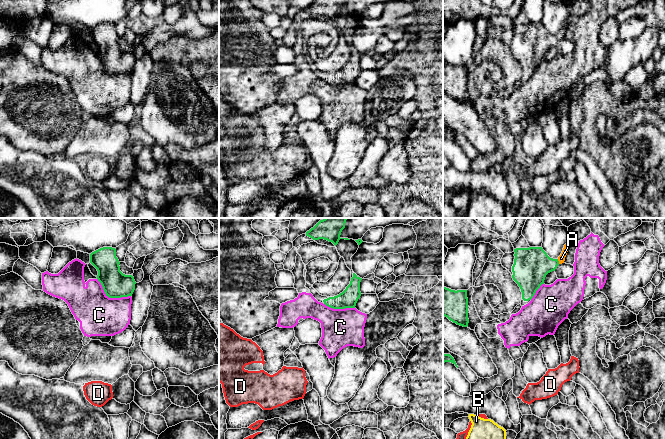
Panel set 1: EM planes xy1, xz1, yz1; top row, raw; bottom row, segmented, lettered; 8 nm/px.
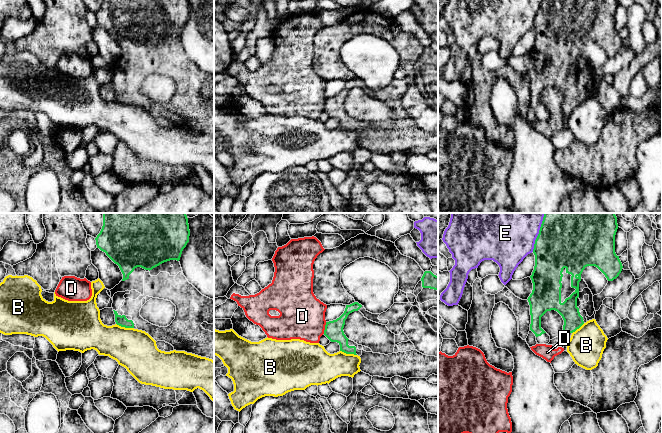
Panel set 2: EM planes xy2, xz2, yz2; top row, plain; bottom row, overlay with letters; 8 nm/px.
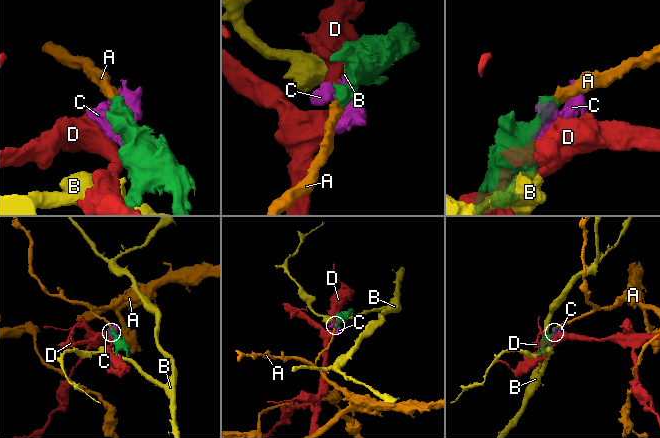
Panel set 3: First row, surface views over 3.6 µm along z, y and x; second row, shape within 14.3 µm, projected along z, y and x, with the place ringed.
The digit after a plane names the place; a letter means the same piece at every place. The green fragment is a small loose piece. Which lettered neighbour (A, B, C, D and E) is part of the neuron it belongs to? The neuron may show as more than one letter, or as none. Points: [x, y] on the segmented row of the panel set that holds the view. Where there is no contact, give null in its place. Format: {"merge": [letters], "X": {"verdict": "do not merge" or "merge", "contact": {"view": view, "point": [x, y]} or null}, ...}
{"merge": ["A"], "A": {"verdict": "merge", "contact": {"view": "yz1", "point": [558, 261]}}, "B": {"verdict": "do not merge", "contact": {"view": "xy2", "point": [125, 327]}}, "C": {"verdict": "do not merge", "contact": {"view": "xy1", "point": [110, 297]}}, "D": {"verdict": "do not merge", "contact": {"view": "xz2", "point": [325, 328]}}, "E": {"verdict": "do not merge", "contact": {"view": "yz2", "point": [539, 232]}}}

